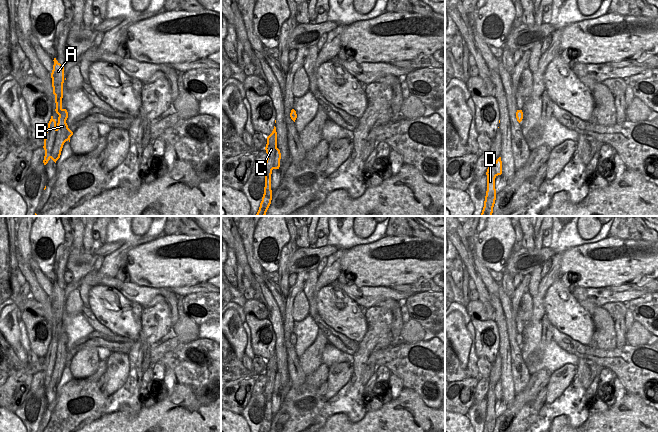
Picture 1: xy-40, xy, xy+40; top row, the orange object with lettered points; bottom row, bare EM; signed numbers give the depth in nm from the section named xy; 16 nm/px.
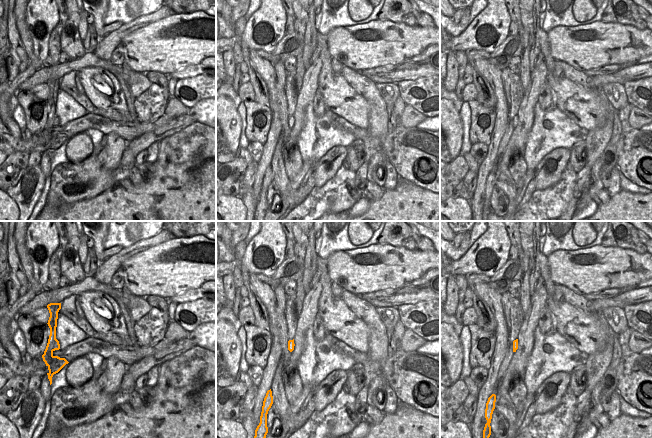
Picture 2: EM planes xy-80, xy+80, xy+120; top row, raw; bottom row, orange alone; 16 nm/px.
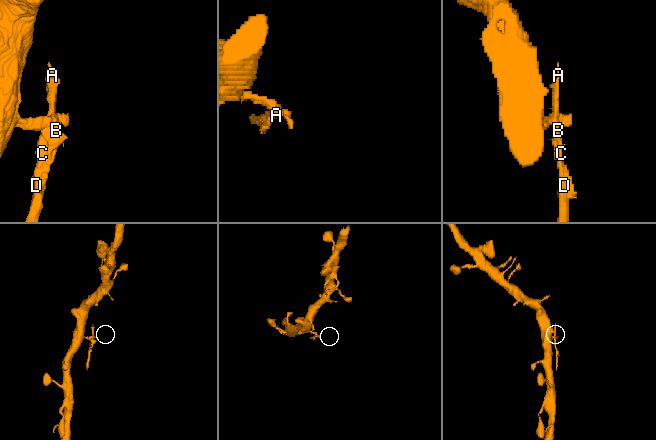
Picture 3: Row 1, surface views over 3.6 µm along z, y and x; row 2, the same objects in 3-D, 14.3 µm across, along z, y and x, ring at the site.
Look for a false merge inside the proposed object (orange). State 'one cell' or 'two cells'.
two cells

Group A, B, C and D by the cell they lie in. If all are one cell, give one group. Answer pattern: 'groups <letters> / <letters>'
groups A C D / B

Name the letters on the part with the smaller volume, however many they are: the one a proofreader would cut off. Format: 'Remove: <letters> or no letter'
Remove: A, C, D

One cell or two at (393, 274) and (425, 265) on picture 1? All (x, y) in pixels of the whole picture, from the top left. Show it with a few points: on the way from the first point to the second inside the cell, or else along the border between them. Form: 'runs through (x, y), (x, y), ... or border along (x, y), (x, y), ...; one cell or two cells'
runs through (401, 266), (417, 265); one cell

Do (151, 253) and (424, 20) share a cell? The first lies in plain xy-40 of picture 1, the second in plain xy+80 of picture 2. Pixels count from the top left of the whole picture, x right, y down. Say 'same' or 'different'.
different

